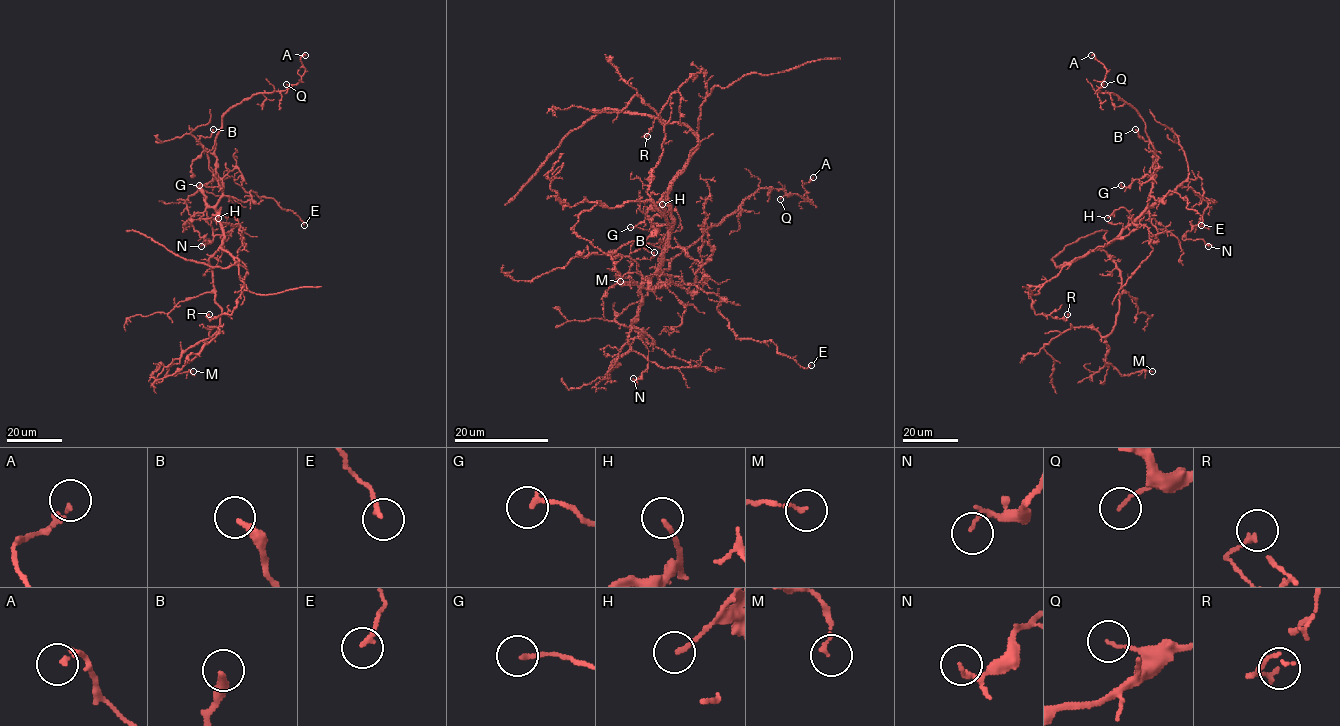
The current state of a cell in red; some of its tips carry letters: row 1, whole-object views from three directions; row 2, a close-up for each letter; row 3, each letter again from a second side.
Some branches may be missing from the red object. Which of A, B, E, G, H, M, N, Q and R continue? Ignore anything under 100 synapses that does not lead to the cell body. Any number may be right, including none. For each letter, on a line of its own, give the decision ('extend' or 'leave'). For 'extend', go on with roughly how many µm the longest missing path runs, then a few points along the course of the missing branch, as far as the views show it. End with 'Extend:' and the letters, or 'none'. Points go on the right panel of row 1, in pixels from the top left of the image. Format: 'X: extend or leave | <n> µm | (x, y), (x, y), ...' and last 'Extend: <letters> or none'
A: leave
B: leave
E: leave
G: leave
H: leave
M: leave
N: leave
Q: leave
R: leave
Extend: none

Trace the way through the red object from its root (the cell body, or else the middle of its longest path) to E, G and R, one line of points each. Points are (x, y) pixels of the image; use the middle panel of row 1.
E: (672, 219), (659, 271), (715, 293), (718, 310), (739, 338), (771, 340), (802, 367), (811, 365)
G: (672, 219), (669, 245), (659, 269), (669, 278), (666, 283), (660, 280), (656, 269), (665, 238), (630, 227)
R: (672, 219), (672, 179), (698, 144), (700, 105), (707, 94), (702, 68), (671, 95), (642, 137), (647, 136)

